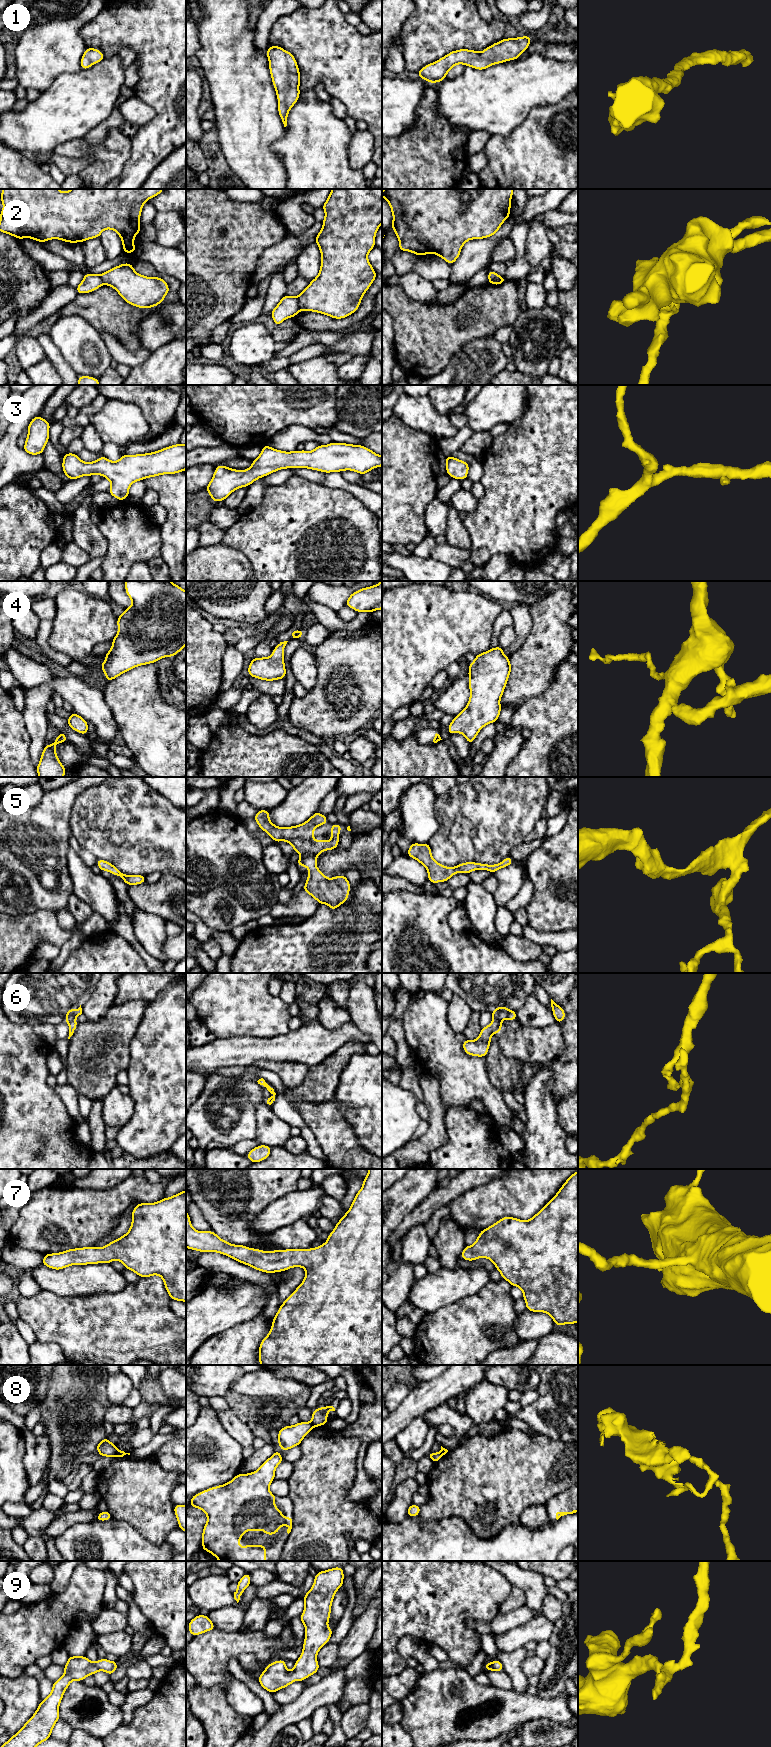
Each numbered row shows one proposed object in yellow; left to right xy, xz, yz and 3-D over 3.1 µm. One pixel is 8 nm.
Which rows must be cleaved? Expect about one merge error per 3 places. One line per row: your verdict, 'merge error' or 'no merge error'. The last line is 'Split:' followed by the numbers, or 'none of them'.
1: no merge error
2: merge error
3: no merge error
4: no merge error
5: no merge error
6: merge error
7: no merge error
8: merge error
9: no merge error
Split: 2, 6, 8

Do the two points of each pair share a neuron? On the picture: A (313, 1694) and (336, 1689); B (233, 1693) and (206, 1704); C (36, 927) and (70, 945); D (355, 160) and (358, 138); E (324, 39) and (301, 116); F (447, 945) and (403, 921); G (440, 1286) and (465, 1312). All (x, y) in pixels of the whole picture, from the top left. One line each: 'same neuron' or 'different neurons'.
A: same neuron
B: different neurons
C: different neurons
D: same neuron
E: different neurons
F: same neuron
G: different neurons

